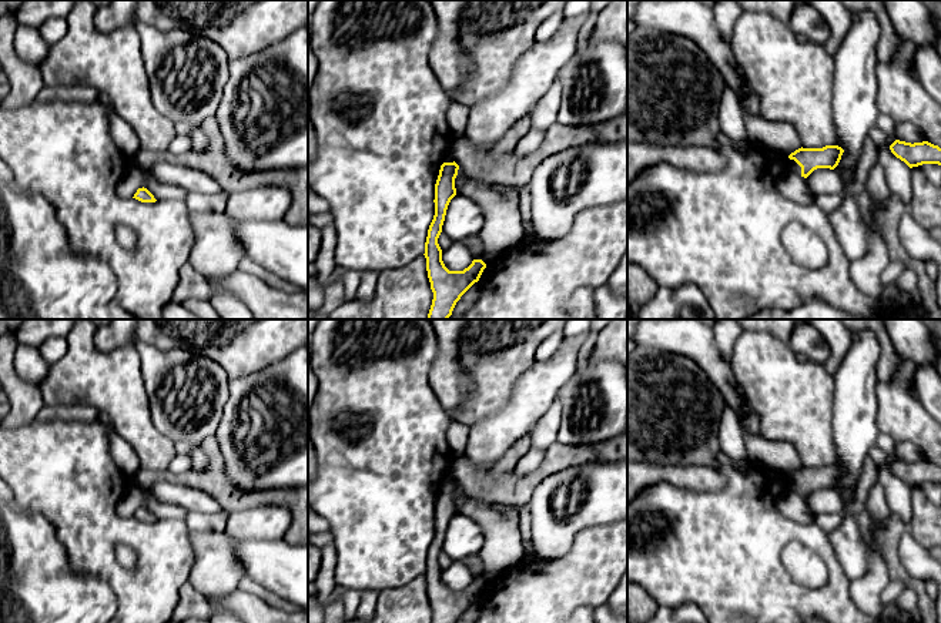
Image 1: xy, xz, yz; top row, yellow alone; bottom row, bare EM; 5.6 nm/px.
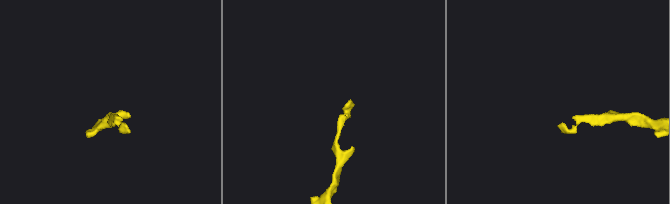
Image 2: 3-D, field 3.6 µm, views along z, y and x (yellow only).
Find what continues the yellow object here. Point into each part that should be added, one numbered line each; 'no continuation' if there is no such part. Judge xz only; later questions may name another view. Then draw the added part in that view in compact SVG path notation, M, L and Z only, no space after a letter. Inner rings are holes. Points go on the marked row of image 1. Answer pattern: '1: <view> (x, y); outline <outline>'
no continuation

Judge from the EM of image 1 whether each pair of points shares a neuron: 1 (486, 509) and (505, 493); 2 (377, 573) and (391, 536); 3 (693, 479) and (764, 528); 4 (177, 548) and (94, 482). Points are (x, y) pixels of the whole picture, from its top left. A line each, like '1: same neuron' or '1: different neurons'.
1: different neurons
2: same neuron
3: different neurons
4: same neuron

